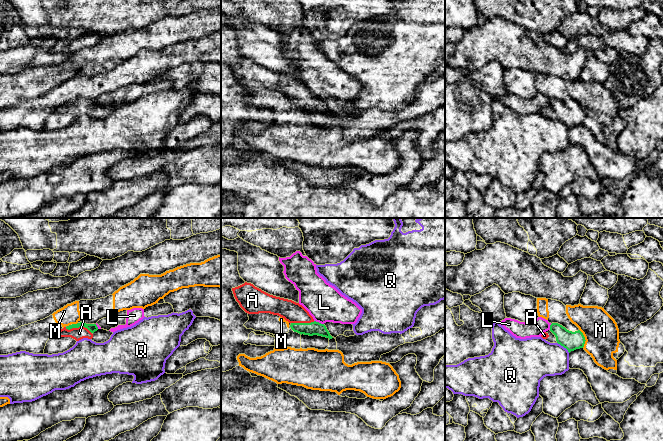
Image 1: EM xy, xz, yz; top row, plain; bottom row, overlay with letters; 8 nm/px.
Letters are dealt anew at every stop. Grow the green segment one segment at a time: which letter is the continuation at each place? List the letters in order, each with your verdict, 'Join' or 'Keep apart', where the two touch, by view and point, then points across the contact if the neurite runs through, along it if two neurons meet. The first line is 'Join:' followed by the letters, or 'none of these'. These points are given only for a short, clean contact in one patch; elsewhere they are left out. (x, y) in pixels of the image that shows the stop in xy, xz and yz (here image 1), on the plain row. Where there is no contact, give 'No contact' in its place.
Join: A
A: Join. Touches green at xy (78, 103). Path across: xy (92, 104), (78, 103), (79, 109)
L: Keep apart. Touches green at xz (318, 98). Boundary: xz (314, 96), (323, 100)
M: Keep apart. Touches green at yz (584, 114). Boundary: yz (579, 105), (585, 116), (583, 123)
Q: Keep apart. Touches green at yz (563, 122). Boundary: yz (557, 118), (569, 128)

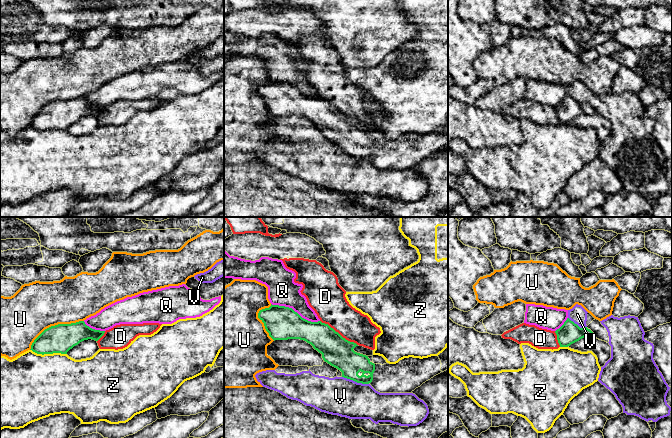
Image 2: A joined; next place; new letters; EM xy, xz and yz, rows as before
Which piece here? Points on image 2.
Join: none of these
D: Keep apart. Touches green at xz (338, 109). Boundary: xz (320, 96), (357, 121)
Q: Keep apart. Touches green at xz (294, 87)
U: Keep apart. Touches green at xy (55, 101)
V: Keep apart. Touches green at xz (355, 157). Boundary: xz (342, 152), (368, 160)
Z: Keep apart. Touches green at xy (48, 129)

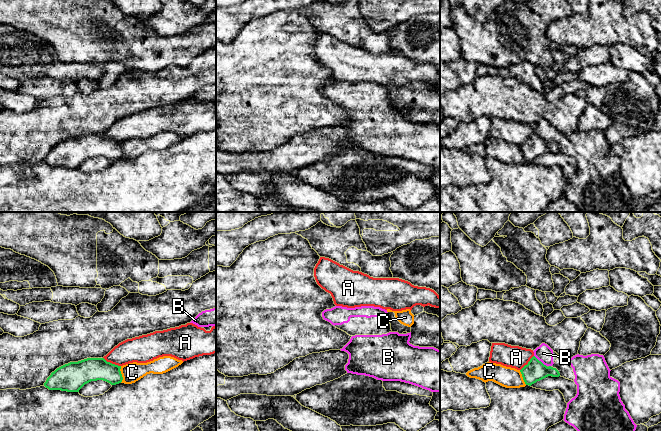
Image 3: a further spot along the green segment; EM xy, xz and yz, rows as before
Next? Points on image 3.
Join: none of these
A: Keep apart. Touches green at xy (111, 139)
B: Keep apart. Touches green at yz (540, 137). Boundary: yz (534, 131), (546, 142)
C: Keep apart. Touches green at xy (121, 150). Boundary: xy (120, 142), (121, 158)

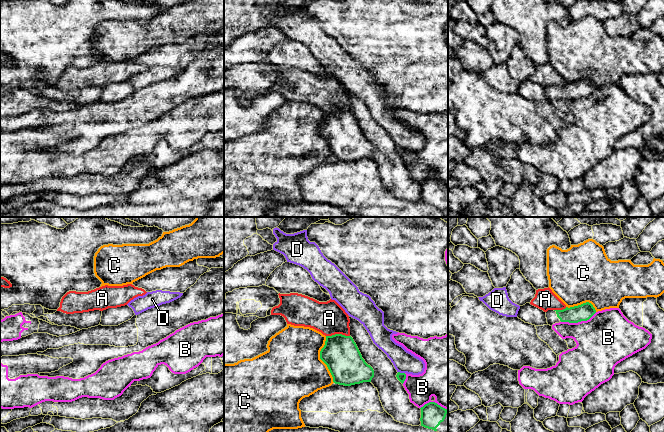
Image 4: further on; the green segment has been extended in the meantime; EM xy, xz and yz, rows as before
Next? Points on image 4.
Join: none of these
A: Keep apart. Touches green at xz (337, 110)
B: Keep apart. Touches green at yz (578, 97)
C: Keep apart. Touches green at xz (320, 134)
D: Keep apart. Touches green at xz (401, 149). Boundary: xz (398, 147), (404, 149)

